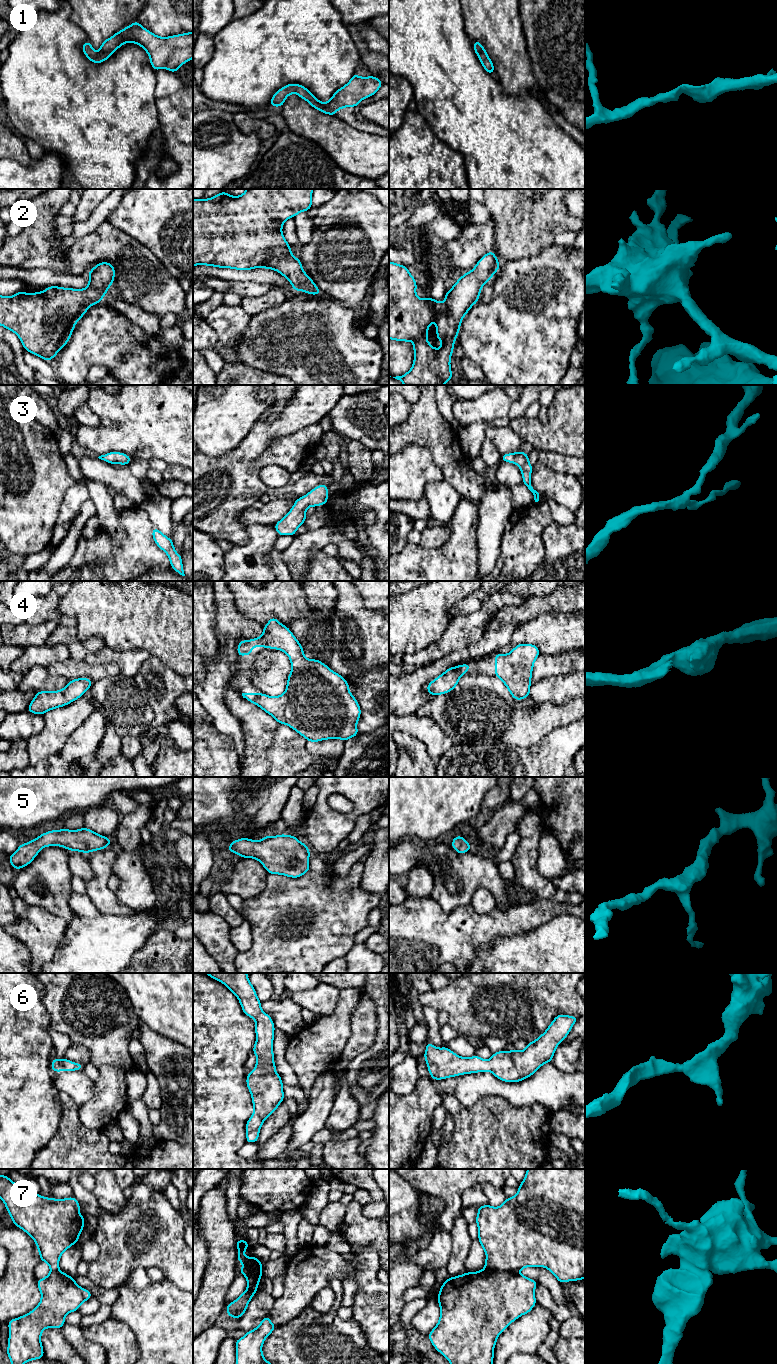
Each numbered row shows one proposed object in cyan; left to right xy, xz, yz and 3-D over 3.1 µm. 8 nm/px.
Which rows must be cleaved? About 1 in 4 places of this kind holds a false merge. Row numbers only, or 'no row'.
7

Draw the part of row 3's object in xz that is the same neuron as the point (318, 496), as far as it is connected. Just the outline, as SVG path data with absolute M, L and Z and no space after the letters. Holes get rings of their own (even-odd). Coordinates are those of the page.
M325 483L316 486L306 495L295 500L290 511L277 523L274 524L279 536L295 536L297 529L305 523L306 509L326 505L328 502L328 487Z

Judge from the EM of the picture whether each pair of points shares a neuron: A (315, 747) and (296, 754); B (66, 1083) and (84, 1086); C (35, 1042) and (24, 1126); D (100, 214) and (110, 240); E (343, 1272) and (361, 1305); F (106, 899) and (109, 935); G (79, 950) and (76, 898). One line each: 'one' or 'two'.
A: two
B: one
C: one
D: two
E: one
F: two
G: two

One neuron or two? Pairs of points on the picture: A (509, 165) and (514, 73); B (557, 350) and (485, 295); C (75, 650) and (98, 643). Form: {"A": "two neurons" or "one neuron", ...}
{"A": "two neurons", "B": "two neurons", "C": "one neuron"}

